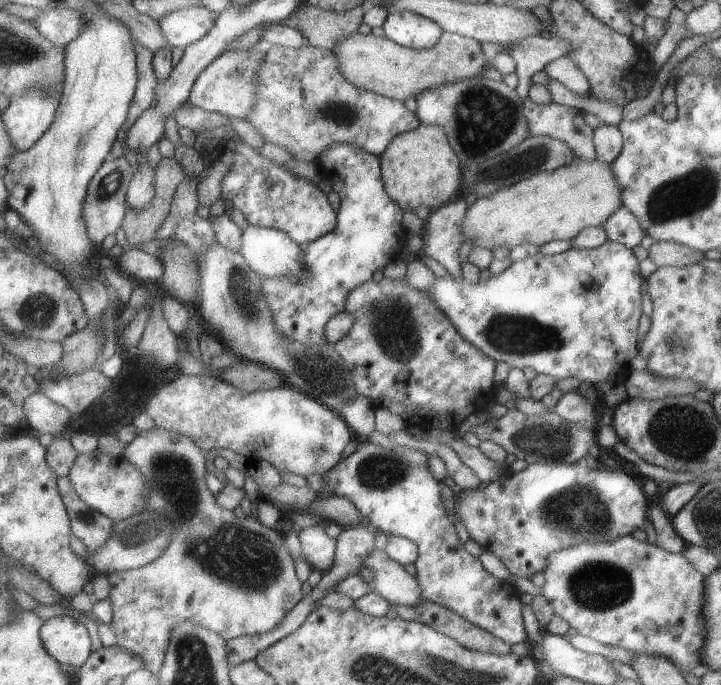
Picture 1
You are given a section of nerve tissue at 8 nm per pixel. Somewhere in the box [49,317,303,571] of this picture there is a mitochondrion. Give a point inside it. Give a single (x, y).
(143, 532)

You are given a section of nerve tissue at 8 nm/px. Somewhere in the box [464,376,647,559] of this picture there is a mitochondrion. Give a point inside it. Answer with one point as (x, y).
(580, 508)

